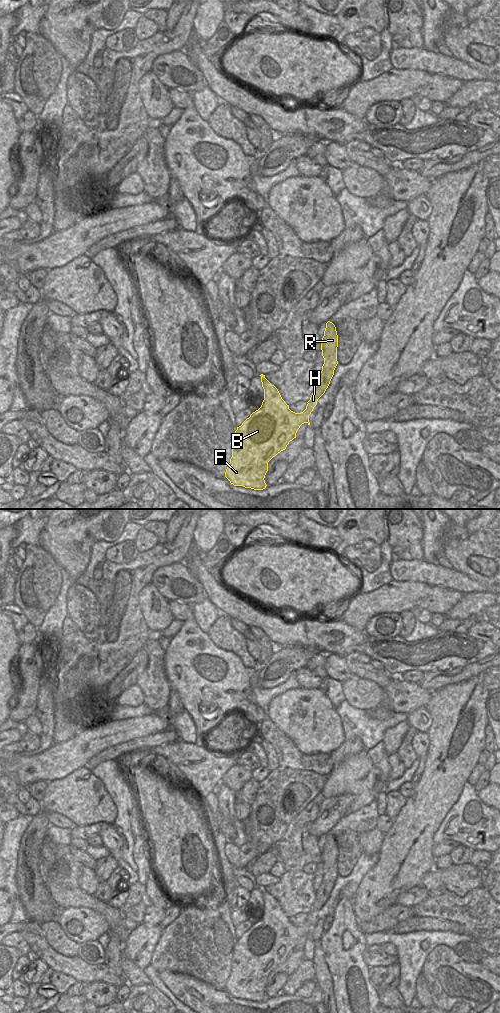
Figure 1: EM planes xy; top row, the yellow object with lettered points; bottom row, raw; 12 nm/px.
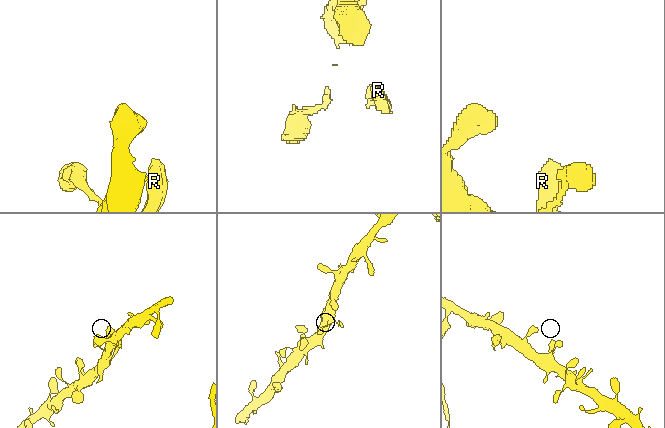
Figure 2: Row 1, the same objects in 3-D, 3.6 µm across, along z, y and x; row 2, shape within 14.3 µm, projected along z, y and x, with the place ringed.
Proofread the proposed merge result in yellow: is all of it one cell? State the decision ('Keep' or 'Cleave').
Keep

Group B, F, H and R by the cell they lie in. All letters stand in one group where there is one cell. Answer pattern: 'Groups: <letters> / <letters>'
Groups: B F H R

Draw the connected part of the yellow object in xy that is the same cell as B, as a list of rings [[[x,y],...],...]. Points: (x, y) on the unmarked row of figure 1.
[[[328,833],[321,854],[324,876],[319,889],[316,891],[316,899],[307,914],[306,921],[301,925],[295,925],[289,921],[289,917],[282,911],[278,901],[272,897],[265,887],[261,886],[264,912],[261,919],[253,924],[241,938],[237,939],[232,954],[232,969],[226,981],[225,989],[234,998],[243,998],[254,1002],[266,1000],[265,987],[268,983],[268,974],[278,965],[285,962],[290,953],[296,950],[296,945],[304,935],[310,937],[309,927],[317,917],[318,911],[325,905],[334,887],[337,873],[338,847],[335,837]]]

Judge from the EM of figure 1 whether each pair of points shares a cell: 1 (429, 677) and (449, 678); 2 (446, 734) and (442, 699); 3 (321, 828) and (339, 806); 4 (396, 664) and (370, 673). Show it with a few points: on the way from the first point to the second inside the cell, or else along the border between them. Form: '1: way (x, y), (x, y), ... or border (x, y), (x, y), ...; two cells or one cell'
1: way (434, 678), (444, 678); one cell
2: way (446, 725), (446, 708); one cell
3: way (324, 823), (334, 811); one cell
4: border (384, 668), (391, 676); two cells

